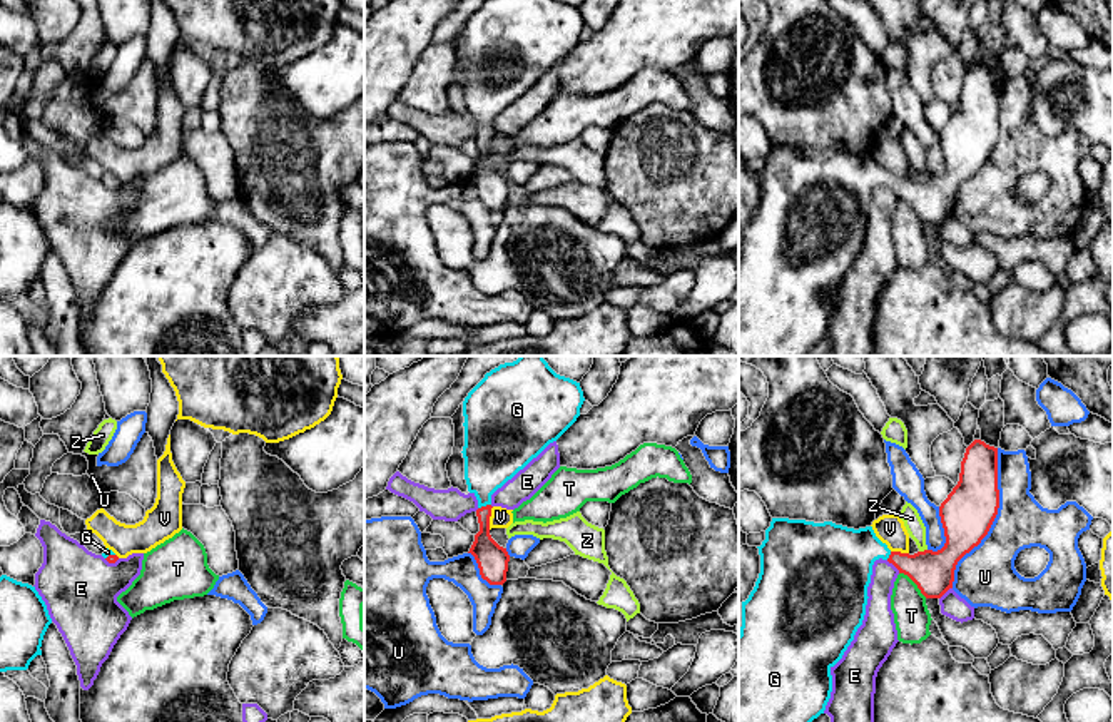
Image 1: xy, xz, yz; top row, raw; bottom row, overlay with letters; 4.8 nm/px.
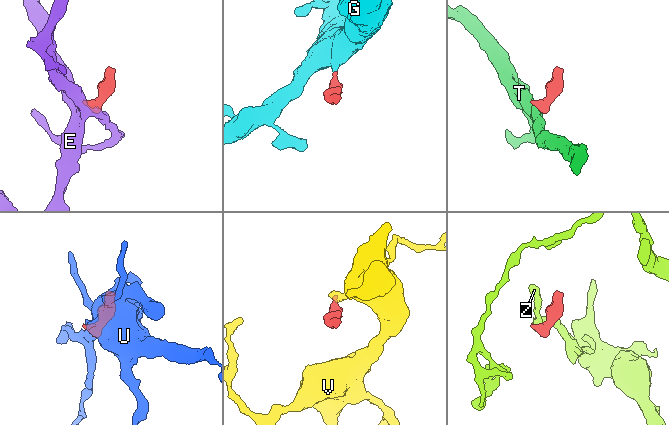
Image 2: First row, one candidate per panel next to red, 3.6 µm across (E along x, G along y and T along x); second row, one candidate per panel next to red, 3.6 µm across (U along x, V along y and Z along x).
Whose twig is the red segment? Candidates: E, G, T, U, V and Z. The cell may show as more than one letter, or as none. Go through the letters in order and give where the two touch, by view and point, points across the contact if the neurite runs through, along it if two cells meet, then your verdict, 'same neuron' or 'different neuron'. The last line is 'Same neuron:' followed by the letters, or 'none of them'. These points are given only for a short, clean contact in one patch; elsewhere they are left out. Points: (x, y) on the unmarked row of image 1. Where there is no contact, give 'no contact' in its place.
E: contact yz (893, 189); different neuron
G: contact xz (483, 132); way xz (490, 183), (483, 172), (483, 132), (483, 101), (492, 82); same neuron
T: contact yz (914, 208); border yz (899, 198), (926, 223); different neuron
U: contact yz (995, 142); different neuron
V: contact xz (488, 144); border xz (493, 132), (488, 142), (488, 154); different neuron
Z: contact yz (924, 176); border yz (926, 174), (919, 177); different neuron
Same neuron: G

